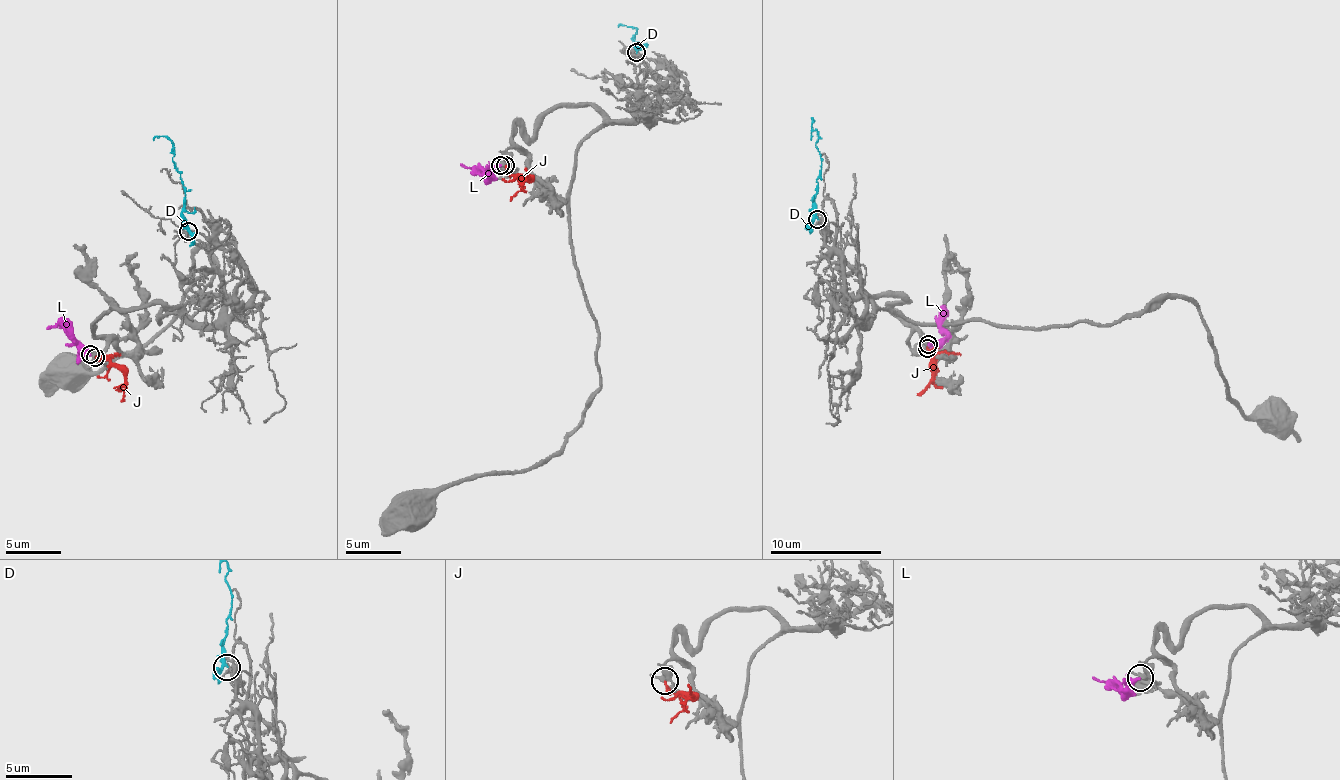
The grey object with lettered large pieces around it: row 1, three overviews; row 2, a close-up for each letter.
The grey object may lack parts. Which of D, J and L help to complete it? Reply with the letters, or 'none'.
L

